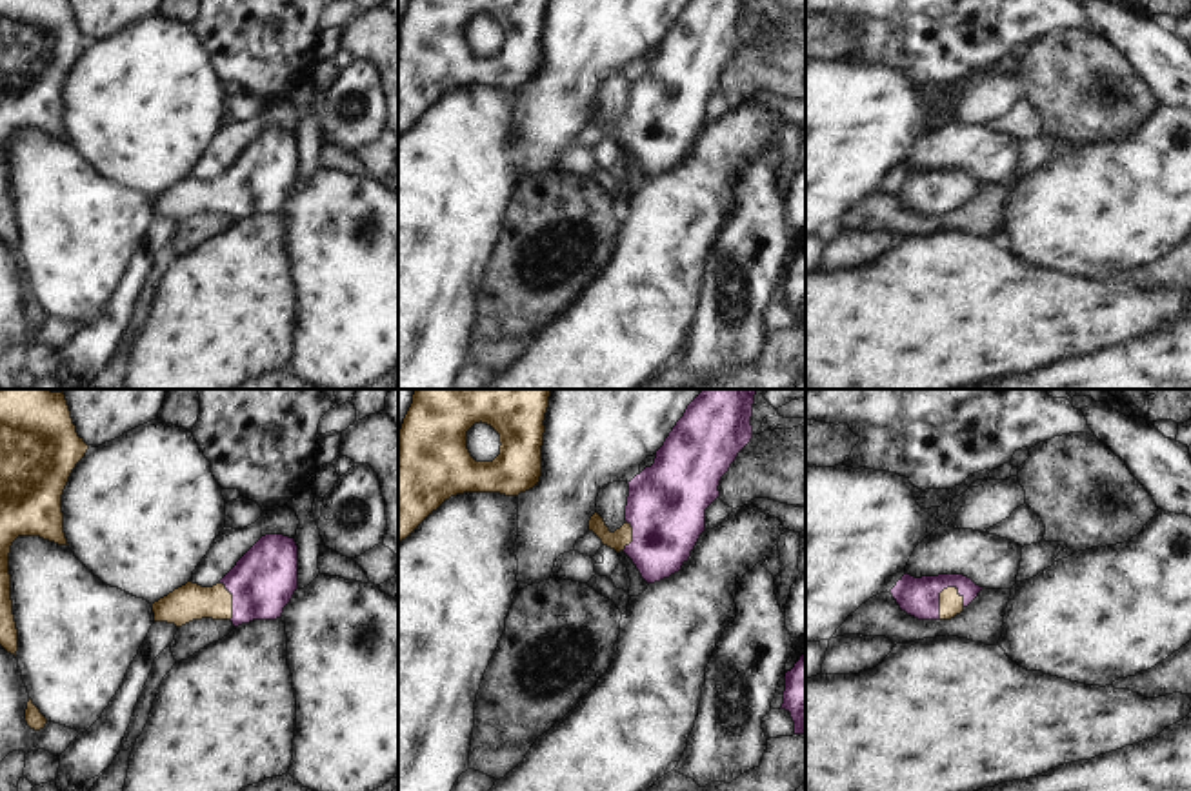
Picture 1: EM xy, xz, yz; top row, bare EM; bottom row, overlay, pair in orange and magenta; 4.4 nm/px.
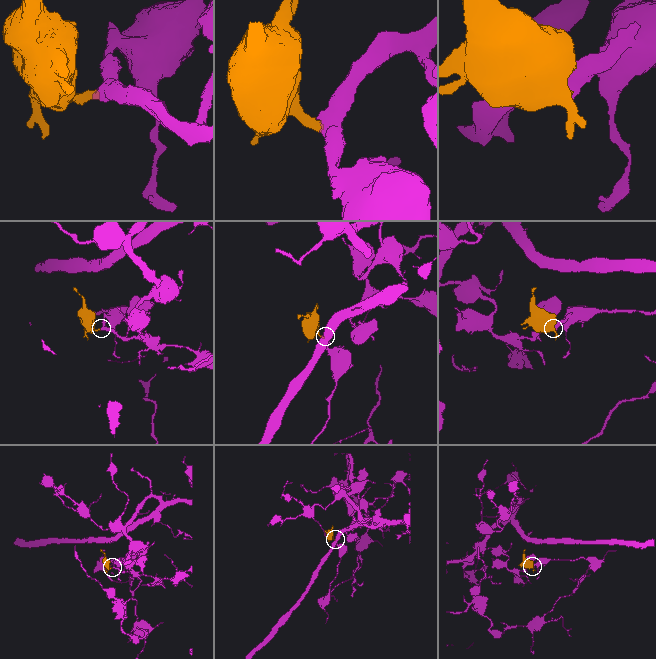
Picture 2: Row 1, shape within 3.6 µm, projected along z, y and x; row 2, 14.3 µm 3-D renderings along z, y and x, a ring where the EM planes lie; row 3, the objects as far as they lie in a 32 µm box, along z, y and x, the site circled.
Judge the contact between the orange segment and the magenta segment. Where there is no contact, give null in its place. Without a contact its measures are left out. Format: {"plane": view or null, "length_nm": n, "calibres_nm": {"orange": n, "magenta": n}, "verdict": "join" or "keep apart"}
{"plane": "yz", "length_nm": 170, "calibres_nm": {"orange": 110, "magenta": 180}, "verdict": "join"}

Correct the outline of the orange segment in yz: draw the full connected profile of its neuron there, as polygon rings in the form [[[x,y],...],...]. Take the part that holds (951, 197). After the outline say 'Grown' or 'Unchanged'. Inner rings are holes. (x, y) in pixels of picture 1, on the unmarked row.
[[[904,167],[891,182],[902,204],[918,213],[951,213],[960,207],[982,184],[964,167],[915,171]]]. Grown

